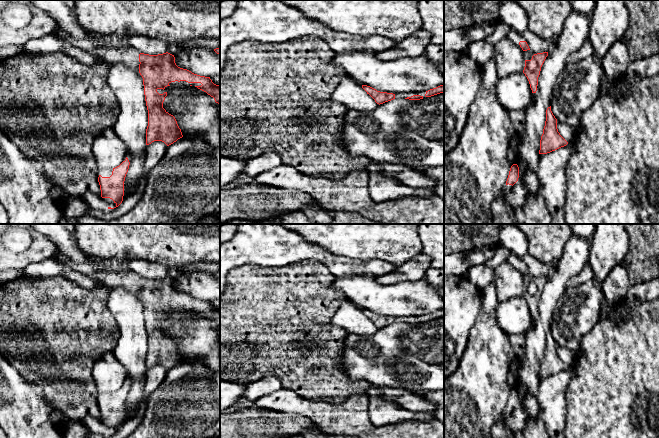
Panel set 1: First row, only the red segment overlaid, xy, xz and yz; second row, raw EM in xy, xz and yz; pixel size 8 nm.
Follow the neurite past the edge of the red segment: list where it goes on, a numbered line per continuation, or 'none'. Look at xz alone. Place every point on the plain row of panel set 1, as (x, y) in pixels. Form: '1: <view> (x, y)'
1: xz (397, 319)

